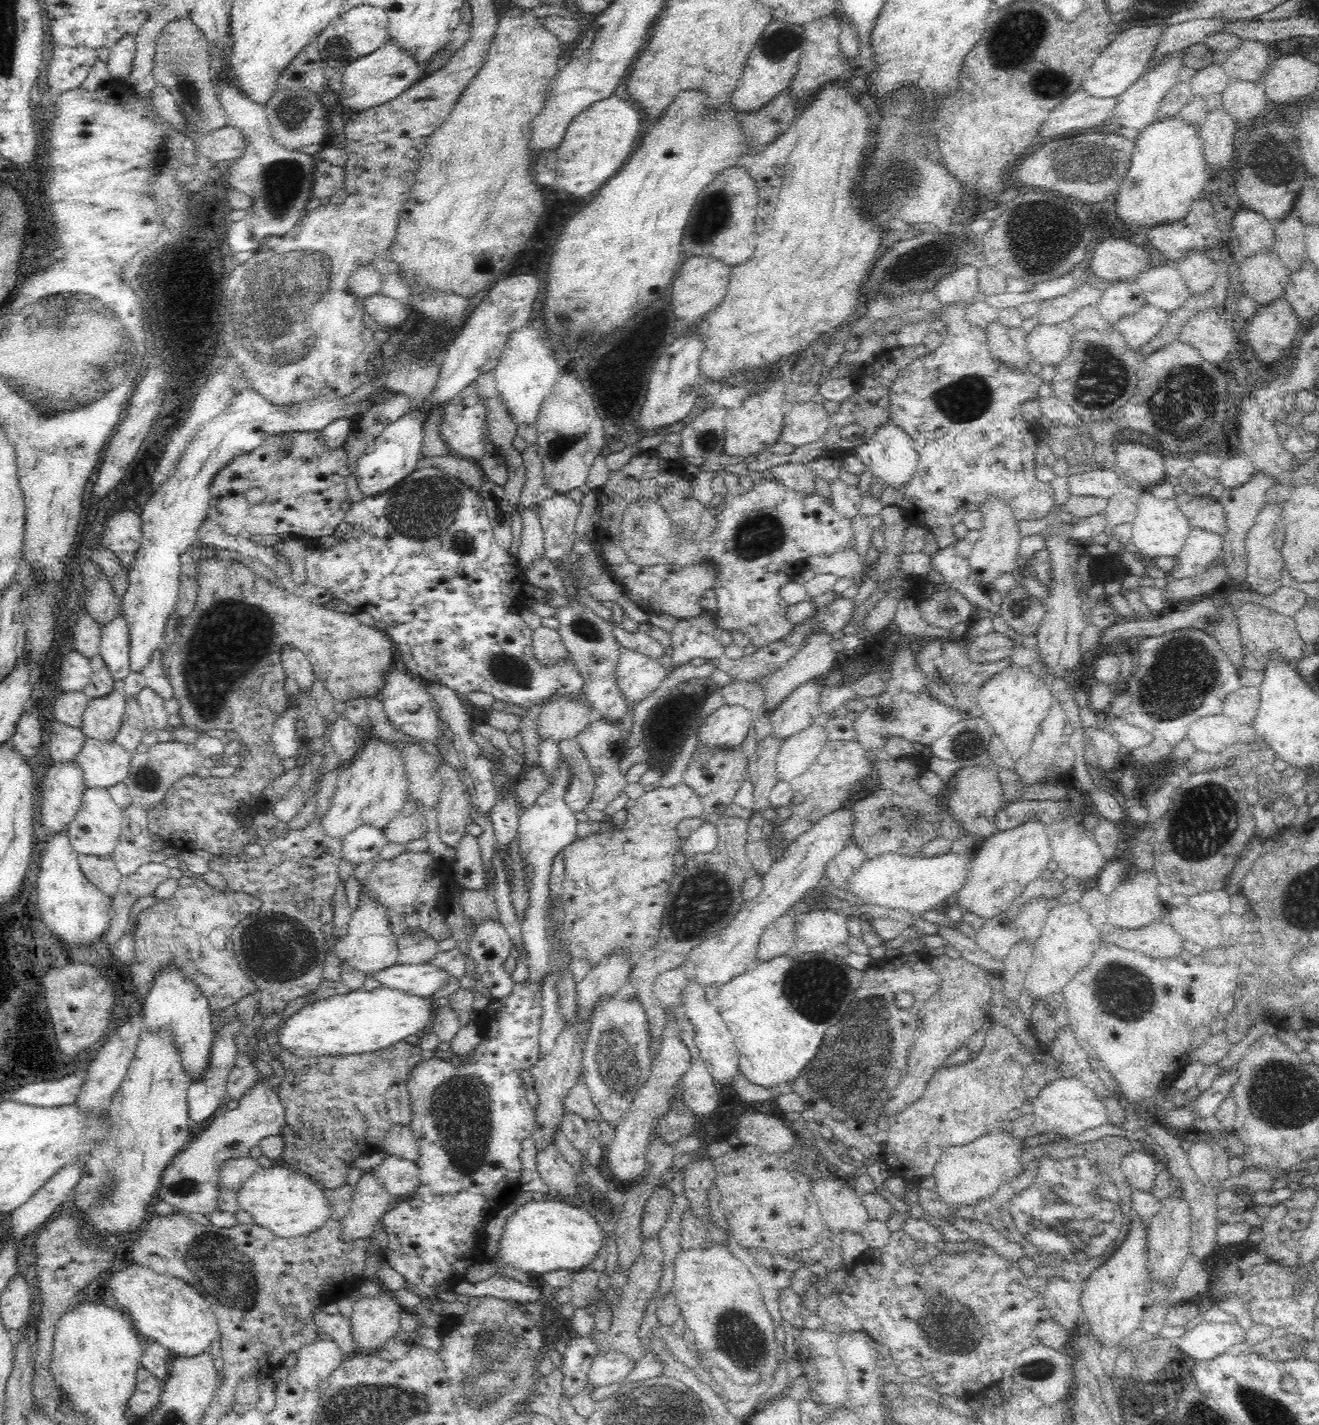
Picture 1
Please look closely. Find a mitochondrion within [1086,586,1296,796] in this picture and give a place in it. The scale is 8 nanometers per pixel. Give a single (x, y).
(1182, 673)

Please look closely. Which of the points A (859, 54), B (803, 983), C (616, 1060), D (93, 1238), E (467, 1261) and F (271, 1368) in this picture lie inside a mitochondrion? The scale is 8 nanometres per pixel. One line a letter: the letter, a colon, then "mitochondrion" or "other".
A: other
B: mitochondrion
C: mitochondrion
D: other
E: other
F: other

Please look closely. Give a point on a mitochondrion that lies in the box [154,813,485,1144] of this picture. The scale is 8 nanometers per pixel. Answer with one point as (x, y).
(274, 951)

